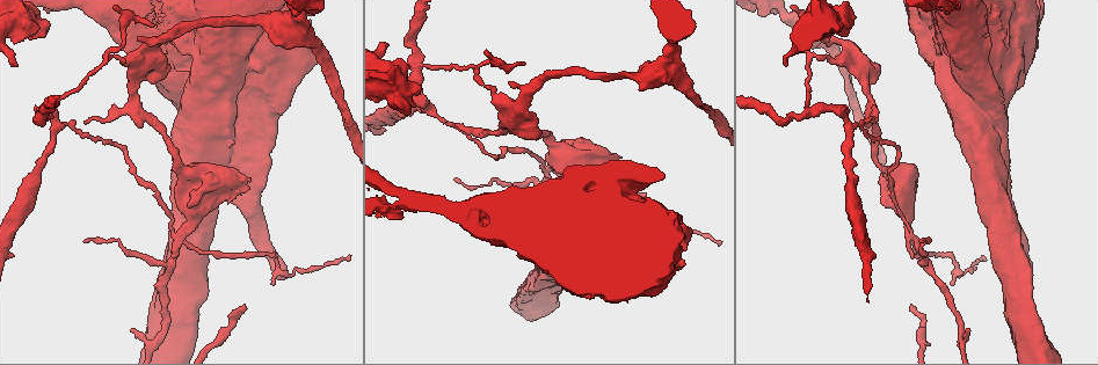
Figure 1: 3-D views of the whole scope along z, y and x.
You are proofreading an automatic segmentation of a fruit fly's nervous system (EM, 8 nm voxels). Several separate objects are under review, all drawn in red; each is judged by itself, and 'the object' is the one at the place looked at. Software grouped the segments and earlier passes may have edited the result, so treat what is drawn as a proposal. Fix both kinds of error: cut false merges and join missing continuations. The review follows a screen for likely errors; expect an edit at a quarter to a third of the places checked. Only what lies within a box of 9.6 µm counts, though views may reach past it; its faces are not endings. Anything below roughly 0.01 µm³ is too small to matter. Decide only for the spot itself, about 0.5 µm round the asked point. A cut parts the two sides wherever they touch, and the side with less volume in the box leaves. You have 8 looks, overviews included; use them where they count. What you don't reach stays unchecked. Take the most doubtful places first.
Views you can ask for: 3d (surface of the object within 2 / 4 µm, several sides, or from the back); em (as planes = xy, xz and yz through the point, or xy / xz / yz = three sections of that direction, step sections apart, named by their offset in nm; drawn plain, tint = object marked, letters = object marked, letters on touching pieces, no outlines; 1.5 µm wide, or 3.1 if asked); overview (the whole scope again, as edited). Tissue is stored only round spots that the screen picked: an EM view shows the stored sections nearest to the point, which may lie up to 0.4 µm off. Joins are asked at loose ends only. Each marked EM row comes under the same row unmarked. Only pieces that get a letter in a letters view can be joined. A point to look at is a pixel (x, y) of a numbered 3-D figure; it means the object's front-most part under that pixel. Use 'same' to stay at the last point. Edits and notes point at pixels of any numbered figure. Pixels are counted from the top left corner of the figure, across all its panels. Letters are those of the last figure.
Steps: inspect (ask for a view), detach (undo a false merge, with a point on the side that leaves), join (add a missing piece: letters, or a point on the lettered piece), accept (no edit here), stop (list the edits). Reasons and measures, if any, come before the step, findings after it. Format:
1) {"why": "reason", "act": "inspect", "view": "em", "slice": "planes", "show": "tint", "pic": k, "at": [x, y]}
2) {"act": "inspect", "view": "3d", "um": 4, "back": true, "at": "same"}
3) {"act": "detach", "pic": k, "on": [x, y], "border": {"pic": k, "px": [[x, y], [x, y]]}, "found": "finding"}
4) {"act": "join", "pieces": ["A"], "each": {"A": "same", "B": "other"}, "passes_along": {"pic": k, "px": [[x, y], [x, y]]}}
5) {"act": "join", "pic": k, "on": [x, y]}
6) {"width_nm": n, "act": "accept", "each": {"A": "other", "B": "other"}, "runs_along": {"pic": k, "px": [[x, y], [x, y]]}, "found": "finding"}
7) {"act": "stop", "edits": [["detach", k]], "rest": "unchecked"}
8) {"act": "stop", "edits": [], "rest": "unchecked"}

{"why": "thick turns thin", "act": "inspect", "view": "3d", "um": 2, "pic": 1, "at": [547, 139]}

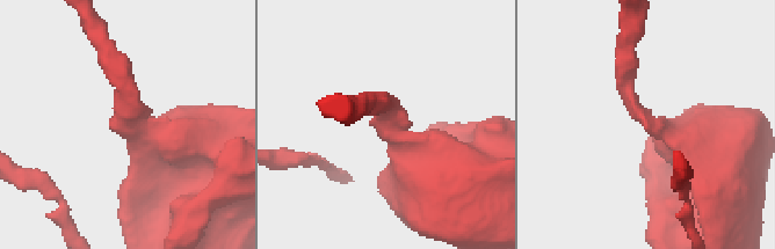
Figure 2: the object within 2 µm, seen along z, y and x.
{"arm_widths_nm": [170, 550], "why": "need the tissue", "act": "inspect", "view": "em", "slice": "xz", "step": 4, "show": "tint", "pic": 2, "at": [127, 121]}

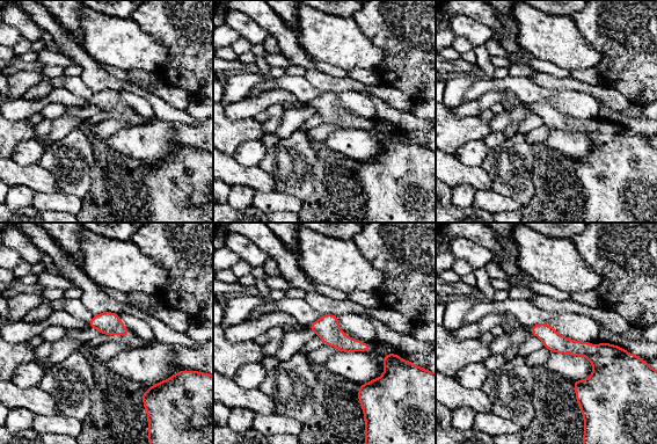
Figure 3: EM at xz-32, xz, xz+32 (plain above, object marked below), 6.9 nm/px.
{"act": "inspect", "view": "em", "slice": "planes", "show": "letters", "at": "same"}

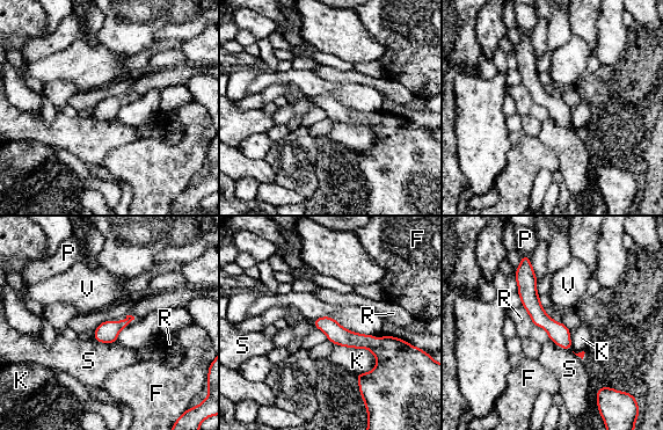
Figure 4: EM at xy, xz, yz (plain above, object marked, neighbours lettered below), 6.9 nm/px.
{"act": "accept", "each": {"F": "other", "K": "other", "P": "other", "R": "other", "S": "other", "V": "other"}, "runs_along": {"pic": 4, "px": [[526, 263], [531, 304], [568, 345]]}, "found": "one neuron here"}

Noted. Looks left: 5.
{"why": "tapers out", "act": "inspect", "view": "em", "slice": "planes", "show": "letters", "pic": 1, "at": [913, 307]}

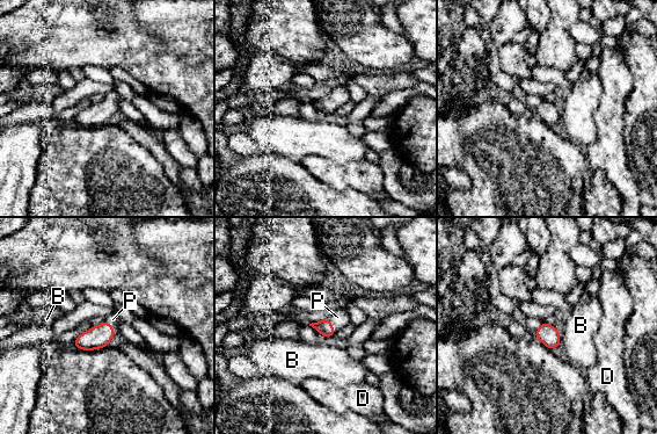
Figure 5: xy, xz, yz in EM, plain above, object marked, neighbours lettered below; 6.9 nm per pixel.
{"longest_contact_nm": ["P", 130], "act": "join", "pieces": ["P"], "each": {"B": "other", "D": "other", "P": "same"}, "passes_along": {"pic": 5, "px": [[97, 337], [111, 326], [112, 319]]}, "found": "the neuron continues"}

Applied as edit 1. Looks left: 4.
{"act": "stop", "edits": [["join", 5]], "rest": "unchecked"}

